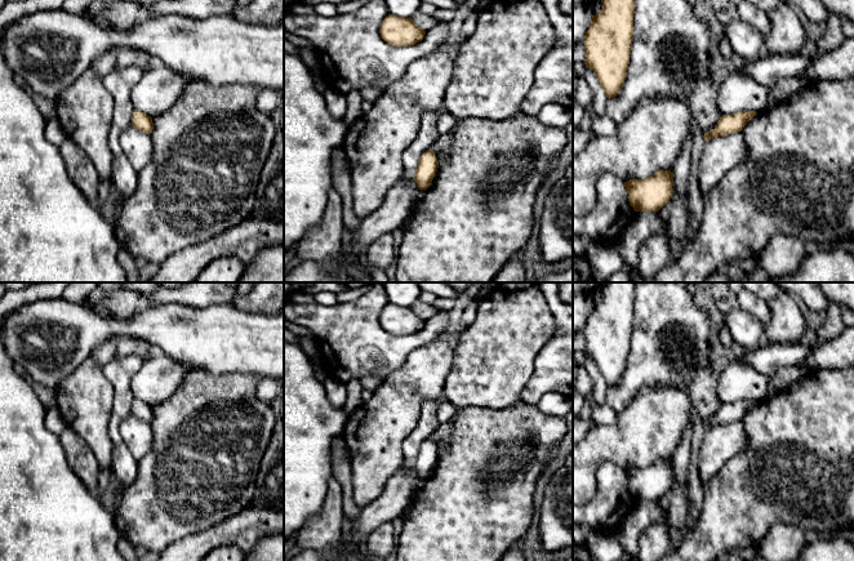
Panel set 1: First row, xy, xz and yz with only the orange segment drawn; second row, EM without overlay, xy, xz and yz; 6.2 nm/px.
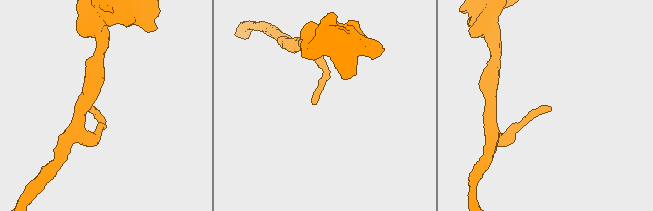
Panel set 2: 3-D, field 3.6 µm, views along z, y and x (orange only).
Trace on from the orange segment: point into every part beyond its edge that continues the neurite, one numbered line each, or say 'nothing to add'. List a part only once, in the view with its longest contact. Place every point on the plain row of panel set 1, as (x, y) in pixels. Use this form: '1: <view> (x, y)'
nothing to add

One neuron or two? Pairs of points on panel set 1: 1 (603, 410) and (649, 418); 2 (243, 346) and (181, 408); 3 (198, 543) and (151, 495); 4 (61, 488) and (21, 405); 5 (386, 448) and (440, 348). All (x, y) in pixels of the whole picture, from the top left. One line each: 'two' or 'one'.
1: two
2: two
3: two
4: one
5: one

